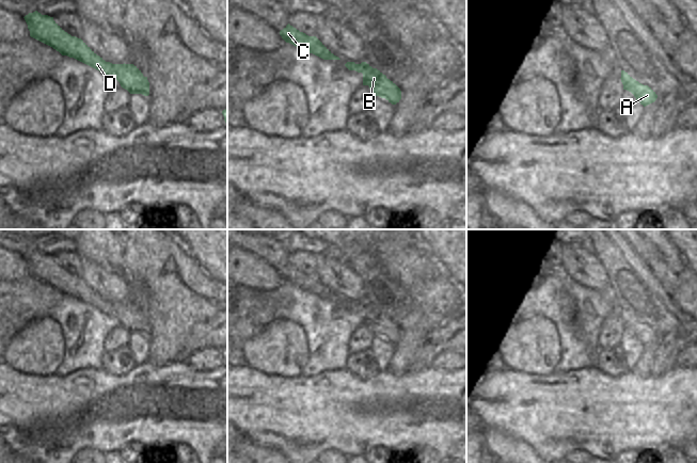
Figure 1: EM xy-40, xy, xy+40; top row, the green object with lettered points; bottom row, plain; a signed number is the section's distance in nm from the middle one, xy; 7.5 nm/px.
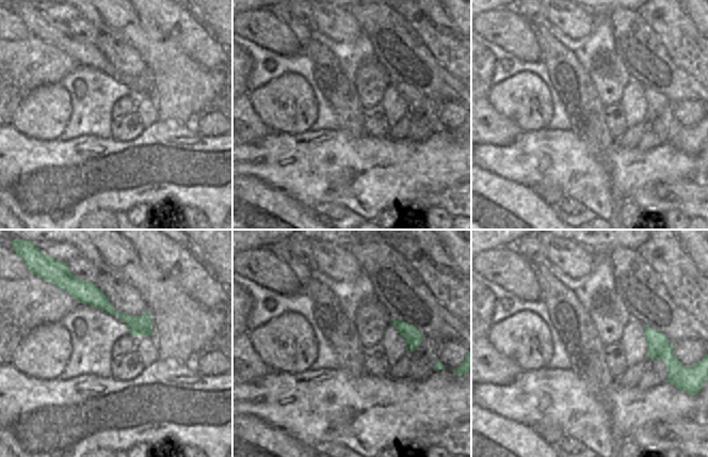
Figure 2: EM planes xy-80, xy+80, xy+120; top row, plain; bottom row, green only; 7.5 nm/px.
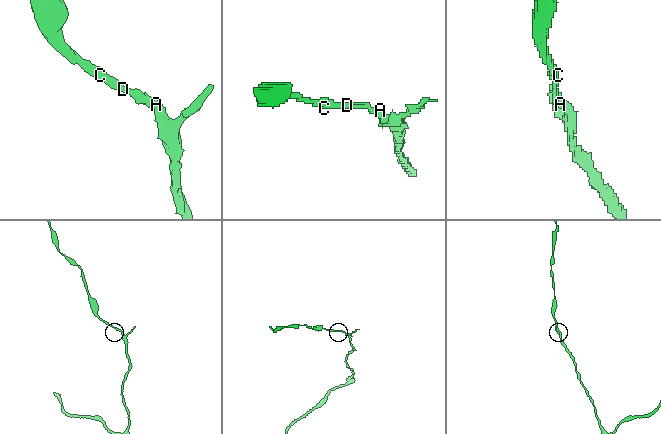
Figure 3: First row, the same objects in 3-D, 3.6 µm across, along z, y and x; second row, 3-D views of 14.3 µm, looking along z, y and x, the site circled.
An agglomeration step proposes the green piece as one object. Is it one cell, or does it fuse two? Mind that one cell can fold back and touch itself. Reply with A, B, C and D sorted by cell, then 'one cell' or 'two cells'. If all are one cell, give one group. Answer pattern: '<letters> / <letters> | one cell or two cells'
A B C D | one cell

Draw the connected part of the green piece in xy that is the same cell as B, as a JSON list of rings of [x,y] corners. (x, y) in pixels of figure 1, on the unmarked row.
[[[347,301],[345,305],[349,309],[363,313],[363,324],[368,324],[374,335],[385,337],[392,344],[396,344],[401,338],[400,328],[380,309],[373,307],[366,301],[361,303]]]

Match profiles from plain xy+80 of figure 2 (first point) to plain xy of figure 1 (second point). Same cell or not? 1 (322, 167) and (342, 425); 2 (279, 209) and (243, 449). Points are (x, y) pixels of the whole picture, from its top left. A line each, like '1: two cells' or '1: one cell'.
1: one cell
2: one cell

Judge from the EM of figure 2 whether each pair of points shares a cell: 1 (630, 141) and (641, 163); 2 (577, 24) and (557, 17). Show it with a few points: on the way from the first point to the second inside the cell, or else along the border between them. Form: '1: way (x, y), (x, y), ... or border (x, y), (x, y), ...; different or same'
1: border (615, 140), (627, 148), (636, 147); different
2: way (572, 19), (569, 17), (562, 17); same

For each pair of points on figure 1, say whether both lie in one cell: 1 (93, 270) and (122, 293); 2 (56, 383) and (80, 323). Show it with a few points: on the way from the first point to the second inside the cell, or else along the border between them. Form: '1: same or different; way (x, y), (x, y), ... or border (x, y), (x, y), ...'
1: same; way (97, 278), (113, 288)
2: different; border (83, 369), (68, 374), (56, 376)

